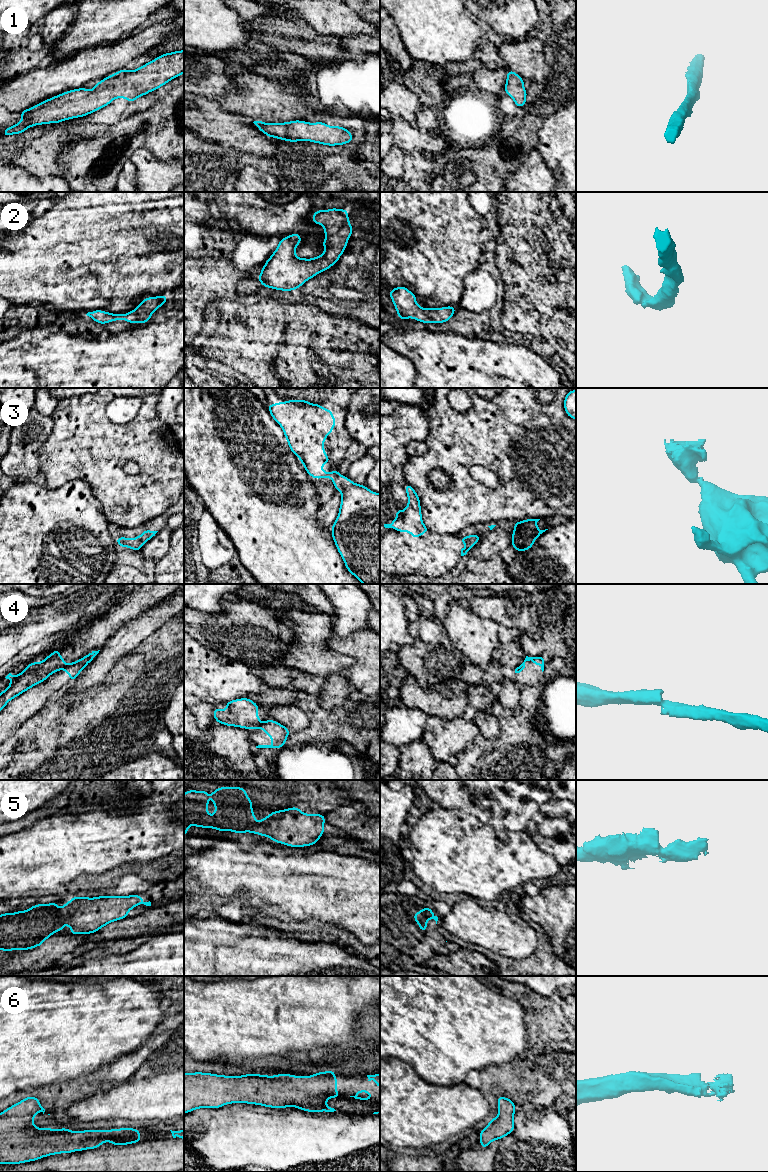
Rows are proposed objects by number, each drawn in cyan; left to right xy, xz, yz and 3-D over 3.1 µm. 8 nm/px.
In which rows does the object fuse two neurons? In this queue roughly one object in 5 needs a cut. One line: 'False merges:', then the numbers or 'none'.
False merges: 4

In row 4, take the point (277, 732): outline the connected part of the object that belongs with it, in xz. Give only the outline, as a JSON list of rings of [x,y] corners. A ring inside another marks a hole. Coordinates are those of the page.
[[[269,719],[261,723],[258,729],[263,729],[264,732],[272,739],[271,745],[258,745],[256,748],[276,748],[279,749],[285,746],[285,742],[288,738],[289,733],[291,732],[288,728],[282,724]]]

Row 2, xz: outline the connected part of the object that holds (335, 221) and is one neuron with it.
[[[316,210],[311,220],[324,227],[324,253],[311,259],[299,258],[295,250],[302,237],[293,233],[282,238],[259,274],[258,281],[263,287],[281,291],[296,290],[338,262],[354,228],[349,223],[348,210]]]

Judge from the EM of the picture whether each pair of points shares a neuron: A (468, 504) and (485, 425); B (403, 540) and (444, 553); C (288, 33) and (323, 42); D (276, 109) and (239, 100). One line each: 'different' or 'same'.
A: same
B: same
C: same
D: same

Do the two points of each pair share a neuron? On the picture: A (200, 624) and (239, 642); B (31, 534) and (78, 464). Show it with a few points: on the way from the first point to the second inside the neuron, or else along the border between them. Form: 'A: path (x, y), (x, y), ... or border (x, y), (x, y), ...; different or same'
A: path (210, 628), (229, 632); same
B: border (89, 484), (73, 479), (55, 488), (46, 487); different

